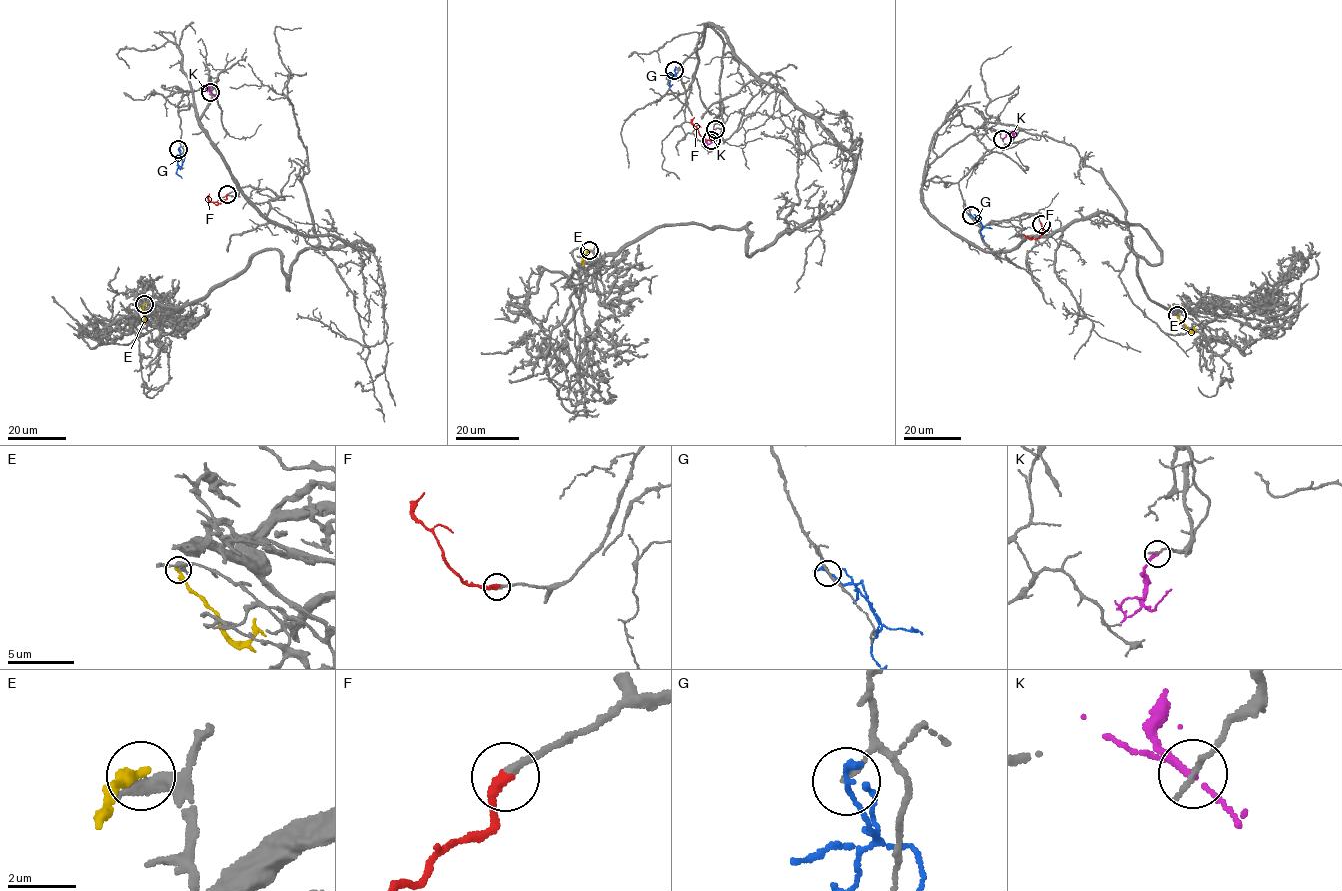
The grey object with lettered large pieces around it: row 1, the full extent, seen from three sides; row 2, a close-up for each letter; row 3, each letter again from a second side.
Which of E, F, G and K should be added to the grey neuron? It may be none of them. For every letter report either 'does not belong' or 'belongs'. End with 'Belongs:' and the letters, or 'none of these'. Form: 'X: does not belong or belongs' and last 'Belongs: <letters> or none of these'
E: does not belong
F: belongs
G: does not belong
K: does not belong
Belongs: F

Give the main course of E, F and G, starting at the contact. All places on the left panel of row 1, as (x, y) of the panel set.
E: (144, 304), (144, 320)
F: (228, 194), (217, 205), (208, 199), (209, 194)
G: (178, 149), (184, 156), (176, 172), (182, 178)

